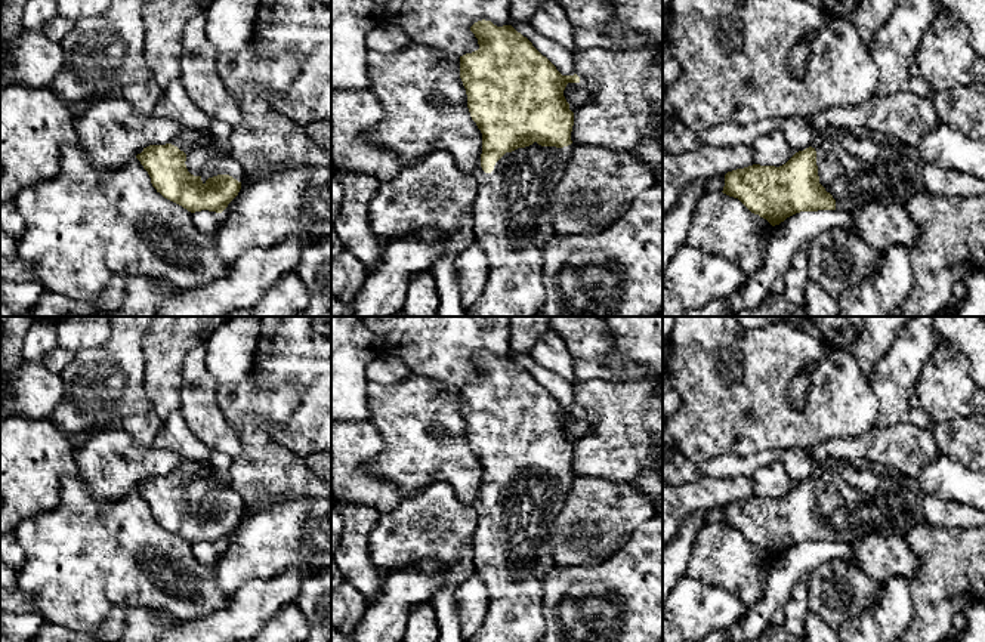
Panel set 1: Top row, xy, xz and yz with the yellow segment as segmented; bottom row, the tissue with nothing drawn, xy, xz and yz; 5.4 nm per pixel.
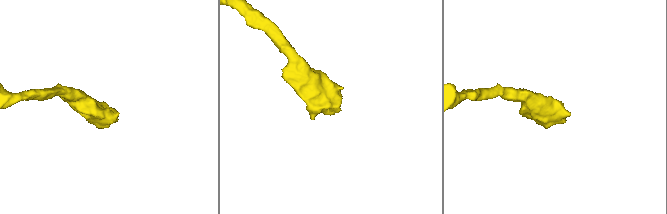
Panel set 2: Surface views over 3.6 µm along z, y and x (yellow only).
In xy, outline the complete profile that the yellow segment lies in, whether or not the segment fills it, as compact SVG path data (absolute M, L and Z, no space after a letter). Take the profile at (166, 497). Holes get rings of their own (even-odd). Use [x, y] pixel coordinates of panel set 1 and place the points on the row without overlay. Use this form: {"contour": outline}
{"contour": "M186 459L170 475L149 476L136 490L157 524L191 544L222 544L246 509L246 501L231 487L228 472Z"}

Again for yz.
{"contour": "M827 459L815 466L809 479L796 484L779 499L753 496L728 503L722 524L738 530L751 544L775 558L800 543L852 544L873 533L905 535L917 524L947 528L982 527L985 510L941 500L926 493L913 478L877 462Z"}

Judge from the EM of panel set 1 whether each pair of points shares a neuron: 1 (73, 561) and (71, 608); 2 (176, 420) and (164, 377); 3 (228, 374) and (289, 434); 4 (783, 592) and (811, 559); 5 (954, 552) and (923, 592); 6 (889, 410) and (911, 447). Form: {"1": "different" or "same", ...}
{"1": "same", "2": "different", "3": "different", "4": "same", "5": "same", "6": "different"}

